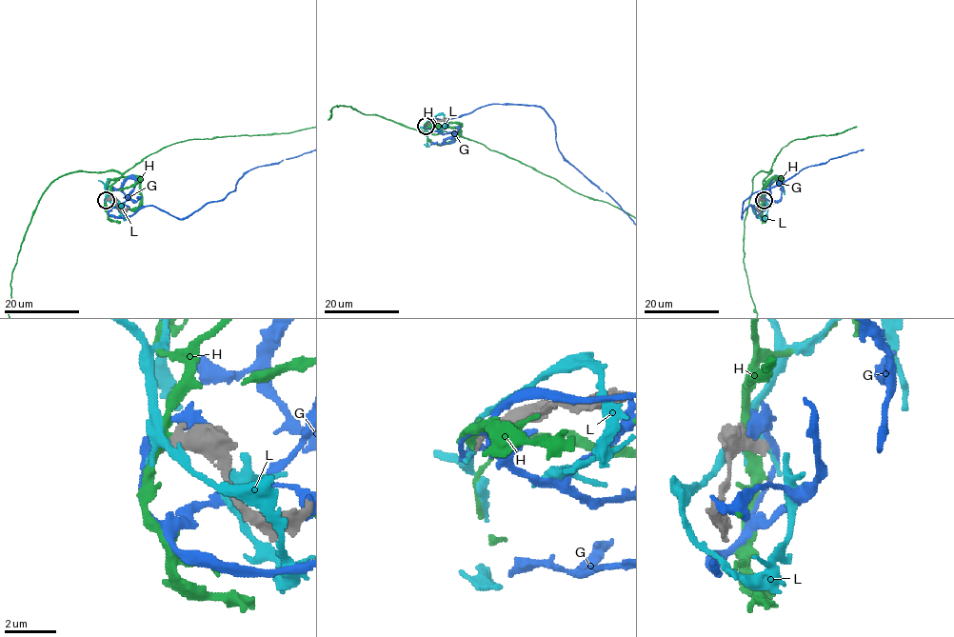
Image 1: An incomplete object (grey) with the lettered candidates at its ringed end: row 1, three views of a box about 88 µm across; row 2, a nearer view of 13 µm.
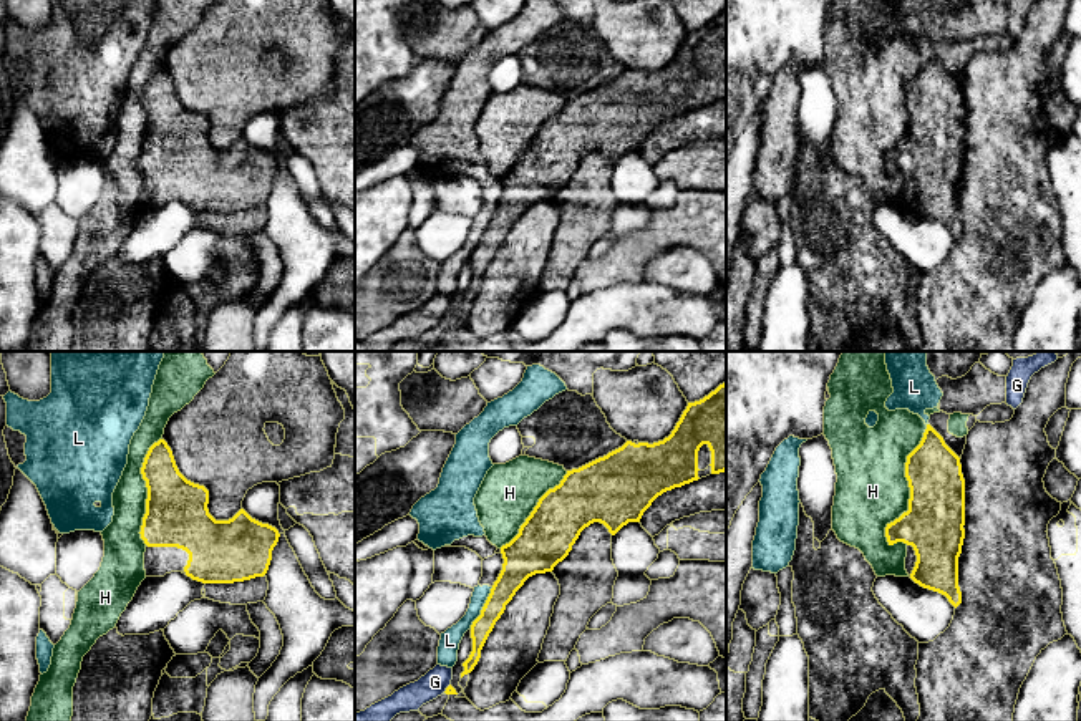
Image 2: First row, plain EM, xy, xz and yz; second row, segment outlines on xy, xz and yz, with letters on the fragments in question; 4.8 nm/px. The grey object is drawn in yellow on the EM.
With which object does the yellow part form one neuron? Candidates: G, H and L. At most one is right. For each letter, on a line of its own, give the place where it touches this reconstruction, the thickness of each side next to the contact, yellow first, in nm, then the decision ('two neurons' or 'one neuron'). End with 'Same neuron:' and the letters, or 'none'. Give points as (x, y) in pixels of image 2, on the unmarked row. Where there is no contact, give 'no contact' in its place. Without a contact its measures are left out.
G: xz (446, 317) | 50/130 nm | two neurons
H: yz (909, 115) | 280/360 nm | two neurons
L: xz (483, 236) | 140/100 nm | two neurons
Same neuron: none

